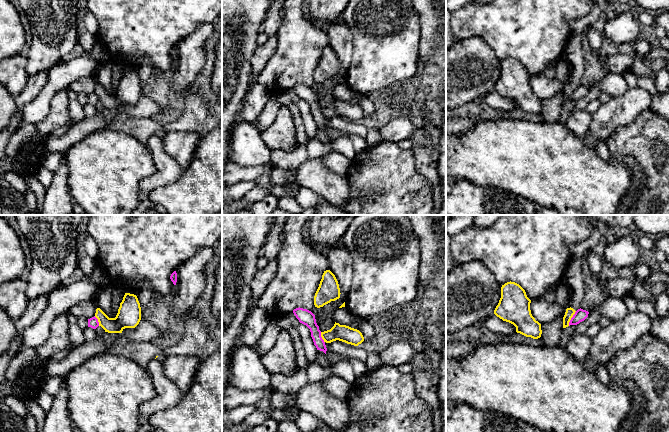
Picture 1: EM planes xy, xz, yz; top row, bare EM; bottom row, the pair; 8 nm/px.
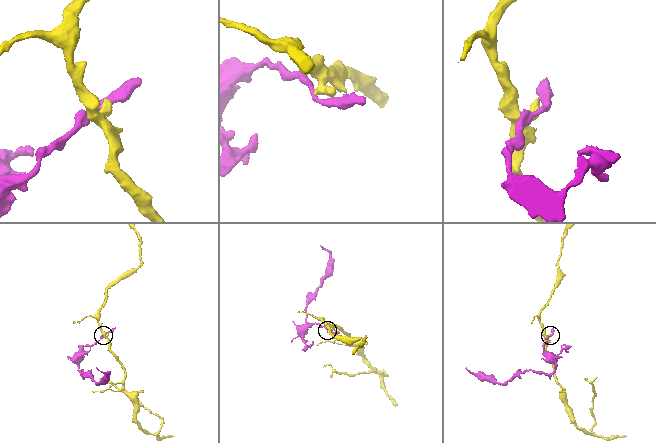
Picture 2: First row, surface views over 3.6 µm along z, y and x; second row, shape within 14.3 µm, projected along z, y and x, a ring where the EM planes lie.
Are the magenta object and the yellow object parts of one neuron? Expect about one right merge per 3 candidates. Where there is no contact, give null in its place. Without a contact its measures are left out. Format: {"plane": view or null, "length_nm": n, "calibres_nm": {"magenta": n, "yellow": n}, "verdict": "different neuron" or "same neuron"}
{"plane": "yz", "length_nm": 140, "calibres_nm": {"magenta": 100, "yellow": 70}, "verdict": "different neuron"}

